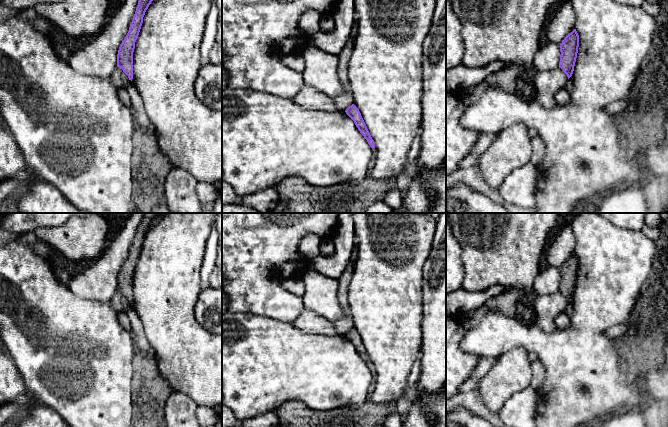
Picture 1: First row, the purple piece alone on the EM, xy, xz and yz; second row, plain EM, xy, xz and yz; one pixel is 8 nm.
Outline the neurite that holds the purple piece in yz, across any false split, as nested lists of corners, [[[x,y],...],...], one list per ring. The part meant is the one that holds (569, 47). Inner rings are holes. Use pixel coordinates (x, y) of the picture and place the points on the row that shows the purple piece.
[[[574,29],[569,33],[560,44],[559,68],[567,75],[568,79],[572,76],[577,58],[579,47],[579,35]]]

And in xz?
[[[352,104],[345,110],[346,114],[354,121],[356,127],[360,131],[360,133],[364,136],[364,138],[367,140],[368,144],[371,148],[375,147],[374,140],[372,139],[367,126],[361,116],[361,113],[359,109]]]

